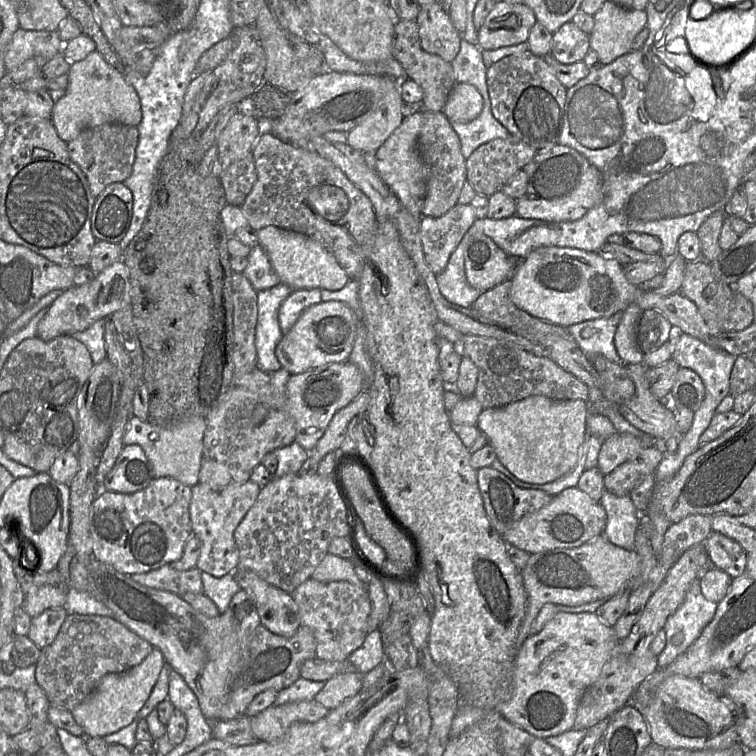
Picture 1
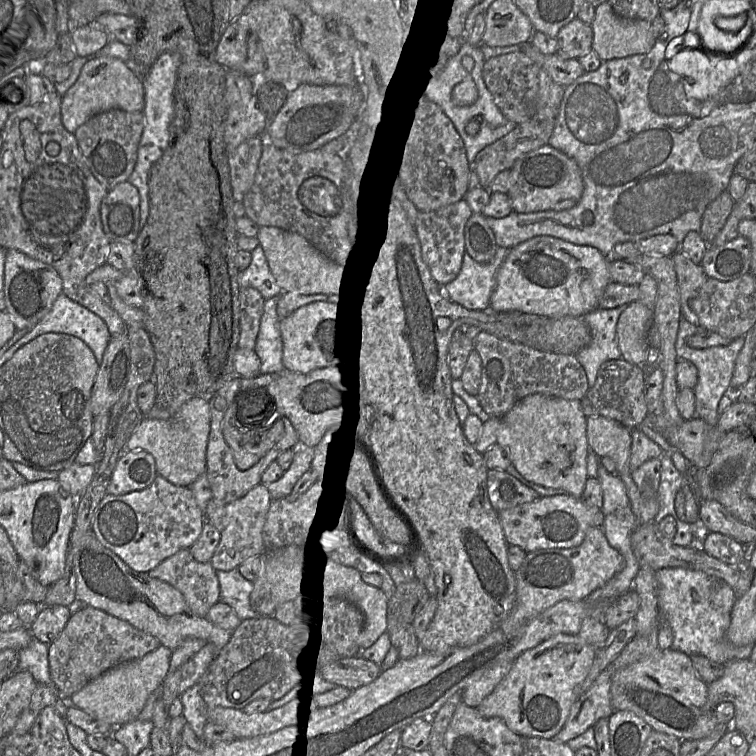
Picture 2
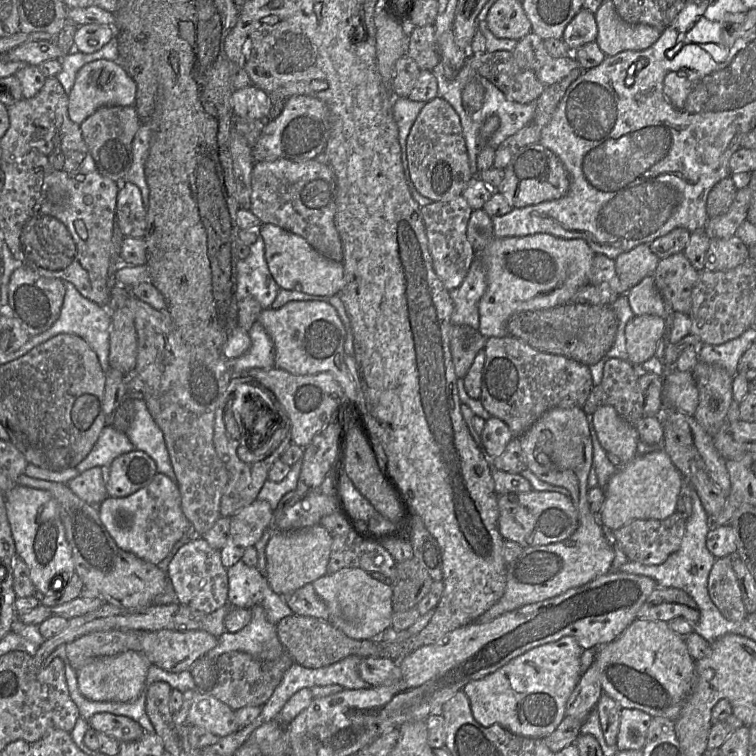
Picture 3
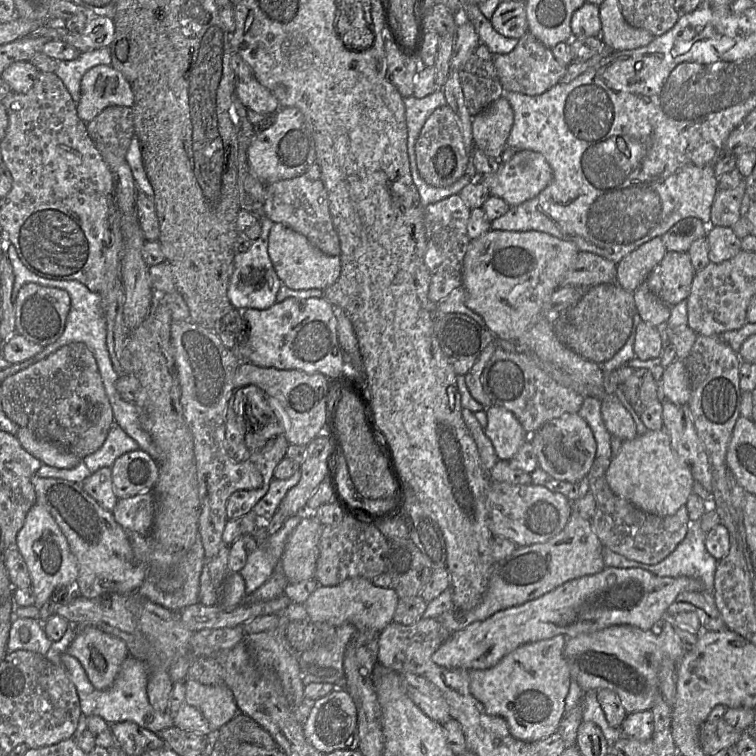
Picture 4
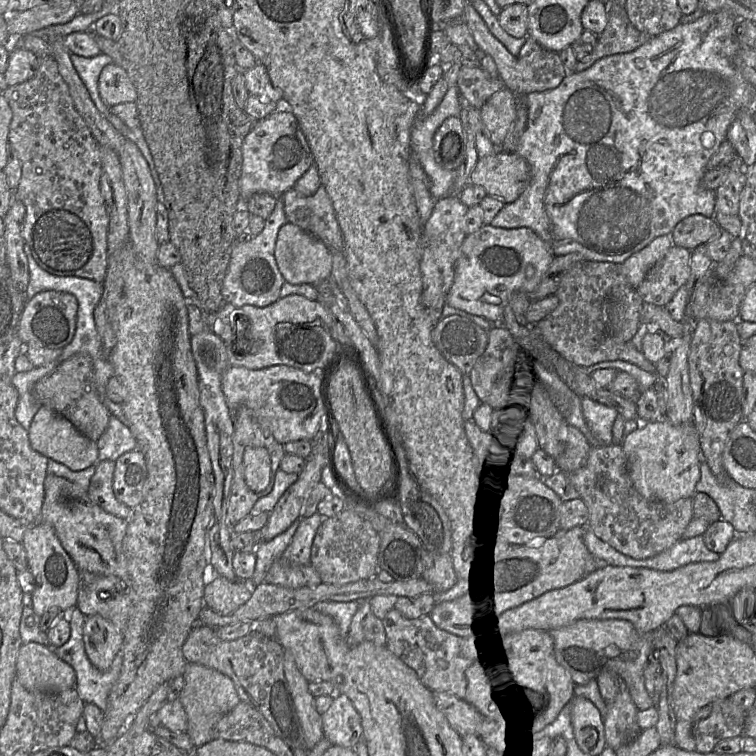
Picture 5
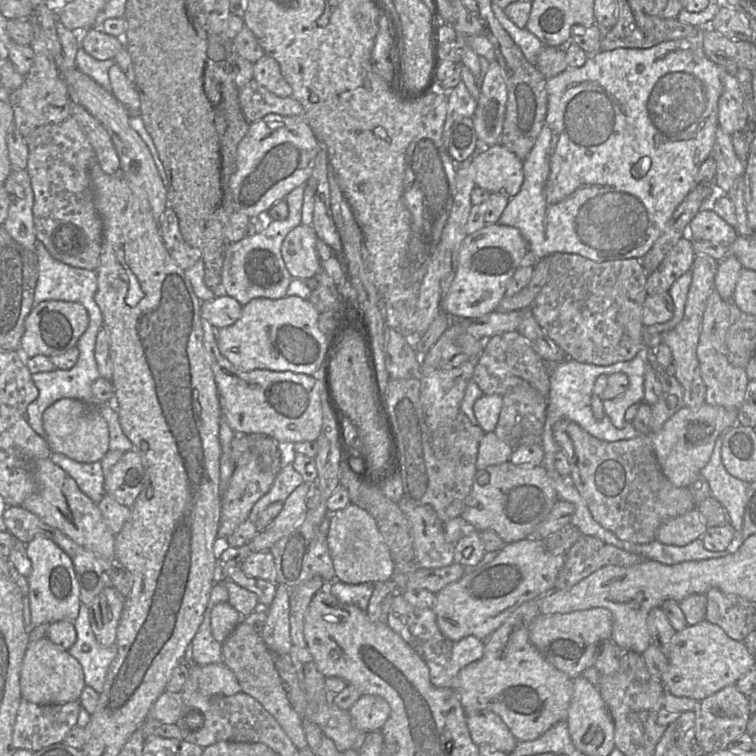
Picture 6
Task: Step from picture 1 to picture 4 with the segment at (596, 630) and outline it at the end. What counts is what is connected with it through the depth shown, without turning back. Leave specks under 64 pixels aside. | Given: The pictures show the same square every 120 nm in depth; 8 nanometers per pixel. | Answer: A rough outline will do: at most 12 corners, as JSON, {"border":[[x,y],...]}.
{"border":[[565,635],[527,643],[469,690],[513,737],[557,731],[571,673]]}

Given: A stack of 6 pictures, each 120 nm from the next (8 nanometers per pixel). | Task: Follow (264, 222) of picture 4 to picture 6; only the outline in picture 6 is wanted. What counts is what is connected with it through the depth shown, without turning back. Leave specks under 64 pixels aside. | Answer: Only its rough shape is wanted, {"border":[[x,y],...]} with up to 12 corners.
{"border":[[306,184],[285,198],[288,217],[231,243],[221,284],[241,306],[286,296],[281,255],[302,223]]}

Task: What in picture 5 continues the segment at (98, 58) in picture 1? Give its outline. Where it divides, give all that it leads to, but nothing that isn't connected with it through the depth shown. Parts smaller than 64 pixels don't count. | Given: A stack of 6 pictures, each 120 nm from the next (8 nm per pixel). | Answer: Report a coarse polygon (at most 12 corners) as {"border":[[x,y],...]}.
{"border":[[106,65],[98,91],[108,106],[135,102],[125,70]]}

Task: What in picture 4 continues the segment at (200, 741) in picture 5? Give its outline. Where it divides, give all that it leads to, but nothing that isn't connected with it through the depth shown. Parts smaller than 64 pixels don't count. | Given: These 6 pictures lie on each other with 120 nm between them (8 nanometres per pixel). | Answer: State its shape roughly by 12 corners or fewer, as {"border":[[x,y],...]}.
{"border":[[186,678],[185,703],[213,733],[239,712],[225,683]]}

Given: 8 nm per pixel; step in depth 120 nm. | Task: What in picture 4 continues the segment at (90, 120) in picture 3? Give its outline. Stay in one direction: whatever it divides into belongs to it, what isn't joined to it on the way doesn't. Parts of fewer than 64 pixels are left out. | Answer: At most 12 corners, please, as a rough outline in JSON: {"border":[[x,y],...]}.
{"border":[[109,106],[87,123],[99,151],[126,158],[133,109]]}

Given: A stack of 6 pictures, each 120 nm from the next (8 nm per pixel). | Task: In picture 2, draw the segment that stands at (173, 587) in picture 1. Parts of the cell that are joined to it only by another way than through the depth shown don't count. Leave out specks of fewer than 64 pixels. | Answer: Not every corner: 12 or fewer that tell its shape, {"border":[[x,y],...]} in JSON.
{"border":[[189,548],[147,574],[178,590],[206,617],[219,602],[216,570]]}

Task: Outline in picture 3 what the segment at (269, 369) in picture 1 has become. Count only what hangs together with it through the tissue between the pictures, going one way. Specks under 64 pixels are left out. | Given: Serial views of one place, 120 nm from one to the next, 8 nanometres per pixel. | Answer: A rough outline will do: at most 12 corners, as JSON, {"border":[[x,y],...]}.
{"border":[[256,321],[248,332],[251,344],[227,361],[234,374],[252,368],[271,369],[274,346]]}

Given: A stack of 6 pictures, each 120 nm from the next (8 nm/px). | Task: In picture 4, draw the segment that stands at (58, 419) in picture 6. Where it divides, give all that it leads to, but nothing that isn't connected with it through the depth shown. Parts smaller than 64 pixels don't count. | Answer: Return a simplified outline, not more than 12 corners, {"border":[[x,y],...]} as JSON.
{"border":[[28,428],[17,435],[22,447],[42,464],[71,469],[82,460]]}

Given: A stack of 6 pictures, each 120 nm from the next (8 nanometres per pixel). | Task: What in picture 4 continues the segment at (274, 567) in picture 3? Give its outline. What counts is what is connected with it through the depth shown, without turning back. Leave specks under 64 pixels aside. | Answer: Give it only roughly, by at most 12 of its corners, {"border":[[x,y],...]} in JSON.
{"border":[[305,516],[280,558],[289,583],[314,579],[323,524]]}

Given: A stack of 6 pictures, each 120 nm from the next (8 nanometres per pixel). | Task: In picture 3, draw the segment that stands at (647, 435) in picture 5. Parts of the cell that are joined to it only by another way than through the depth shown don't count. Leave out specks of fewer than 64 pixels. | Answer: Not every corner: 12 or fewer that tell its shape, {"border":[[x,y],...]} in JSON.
{"border":[[664,449],[618,467],[601,524],[676,512],[684,476]]}

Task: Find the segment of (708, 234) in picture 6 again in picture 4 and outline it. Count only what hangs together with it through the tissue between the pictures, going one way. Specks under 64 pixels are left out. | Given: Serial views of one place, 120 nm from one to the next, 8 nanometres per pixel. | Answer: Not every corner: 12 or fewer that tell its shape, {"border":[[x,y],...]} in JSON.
{"border":[[688,217],[661,236],[667,251],[687,252],[708,229]]}

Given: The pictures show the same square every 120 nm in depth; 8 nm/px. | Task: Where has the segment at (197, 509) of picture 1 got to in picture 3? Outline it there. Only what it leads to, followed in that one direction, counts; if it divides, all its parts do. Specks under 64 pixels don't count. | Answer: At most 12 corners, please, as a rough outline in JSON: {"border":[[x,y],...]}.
{"border":[[256,499],[230,517],[220,550],[226,569],[272,525],[273,510]]}

